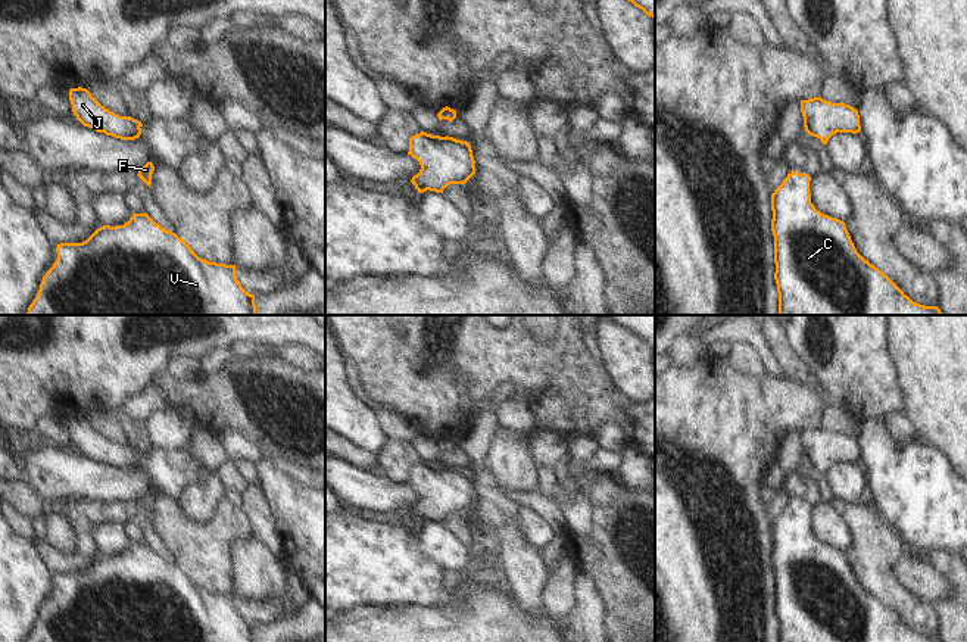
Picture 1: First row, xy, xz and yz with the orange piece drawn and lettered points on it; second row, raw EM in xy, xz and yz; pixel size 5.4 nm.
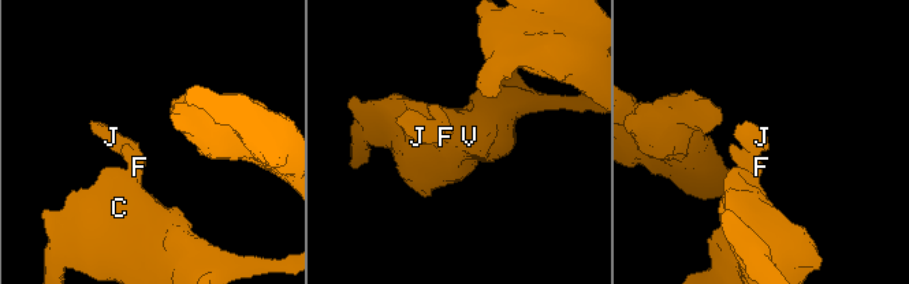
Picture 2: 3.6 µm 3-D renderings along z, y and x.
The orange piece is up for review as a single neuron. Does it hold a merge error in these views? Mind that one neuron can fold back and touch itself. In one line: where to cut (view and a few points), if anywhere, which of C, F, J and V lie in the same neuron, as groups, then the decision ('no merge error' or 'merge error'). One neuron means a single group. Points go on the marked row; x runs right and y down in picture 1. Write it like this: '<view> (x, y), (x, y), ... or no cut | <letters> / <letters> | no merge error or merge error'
no cut | C F J V | no merge error

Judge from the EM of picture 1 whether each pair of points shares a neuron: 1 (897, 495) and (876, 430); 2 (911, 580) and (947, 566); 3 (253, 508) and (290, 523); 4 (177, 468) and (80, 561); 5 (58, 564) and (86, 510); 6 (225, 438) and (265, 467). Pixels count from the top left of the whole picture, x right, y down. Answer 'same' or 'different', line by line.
1: same
2: different
3: different
4: different
5: same
6: different

